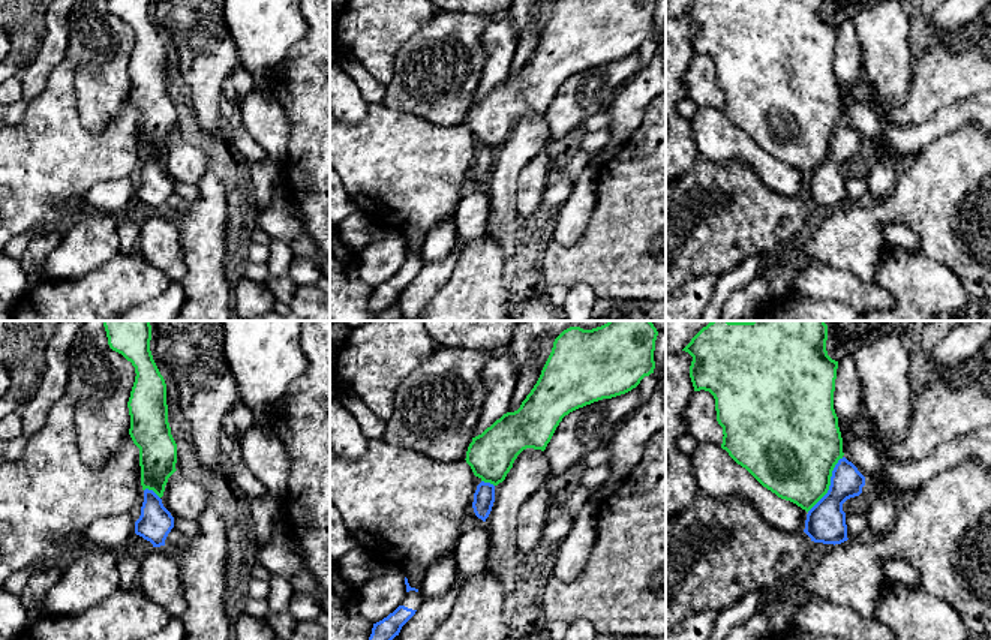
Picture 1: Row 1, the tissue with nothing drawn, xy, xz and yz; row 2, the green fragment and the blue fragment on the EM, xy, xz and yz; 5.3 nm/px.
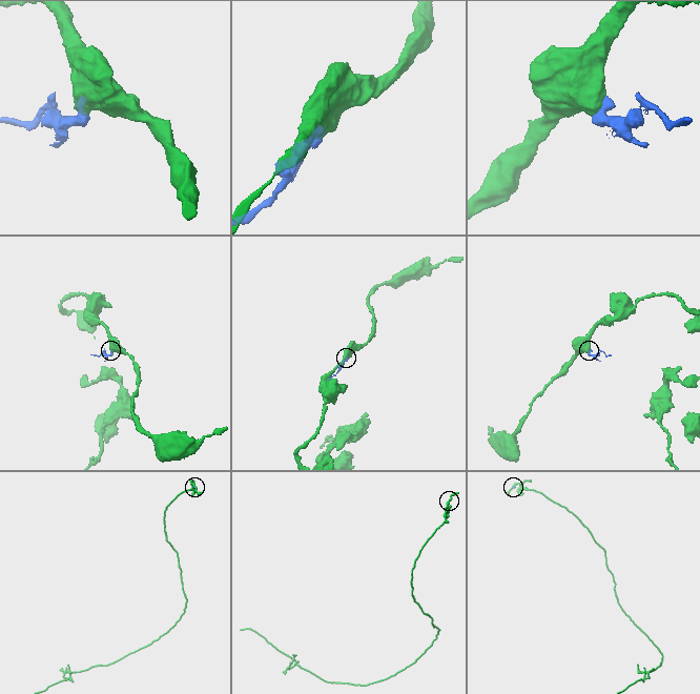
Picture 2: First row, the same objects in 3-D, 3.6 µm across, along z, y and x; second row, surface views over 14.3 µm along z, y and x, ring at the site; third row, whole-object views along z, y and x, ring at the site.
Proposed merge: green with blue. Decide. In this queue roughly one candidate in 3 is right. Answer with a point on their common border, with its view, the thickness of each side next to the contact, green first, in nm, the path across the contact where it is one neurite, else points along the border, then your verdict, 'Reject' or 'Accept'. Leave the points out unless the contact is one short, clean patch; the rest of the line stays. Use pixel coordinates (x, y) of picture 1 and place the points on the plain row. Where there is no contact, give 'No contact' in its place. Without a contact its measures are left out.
Touches green at yz (829, 149). Thickness 460 nm (green) against 220 nm. Boundary: yz (843, 122), (832, 135), (829, 153), (807, 176). Reject

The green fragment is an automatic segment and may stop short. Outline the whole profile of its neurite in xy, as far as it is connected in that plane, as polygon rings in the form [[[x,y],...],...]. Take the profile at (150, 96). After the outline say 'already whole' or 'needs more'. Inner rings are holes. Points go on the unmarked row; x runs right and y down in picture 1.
[[[106,0],[112,15],[135,31],[127,66],[129,99],[139,112],[141,150],[163,160],[168,142],[177,135],[177,108],[168,87],[166,48],[151,15],[151,0]]]; already whole

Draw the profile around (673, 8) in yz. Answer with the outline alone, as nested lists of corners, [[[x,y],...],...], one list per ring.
[[[666,0],[666,19],[682,15],[694,0]]]

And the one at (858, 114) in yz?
[[[853,19],[838,25],[834,73],[843,102],[843,121],[852,126],[864,141],[879,142],[882,130],[877,112],[868,103],[850,97],[850,88],[861,75],[861,48]]]

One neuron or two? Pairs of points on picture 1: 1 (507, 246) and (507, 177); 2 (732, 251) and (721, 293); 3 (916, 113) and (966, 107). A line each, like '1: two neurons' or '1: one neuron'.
1: one neuron
2: two neurons
3: two neurons

